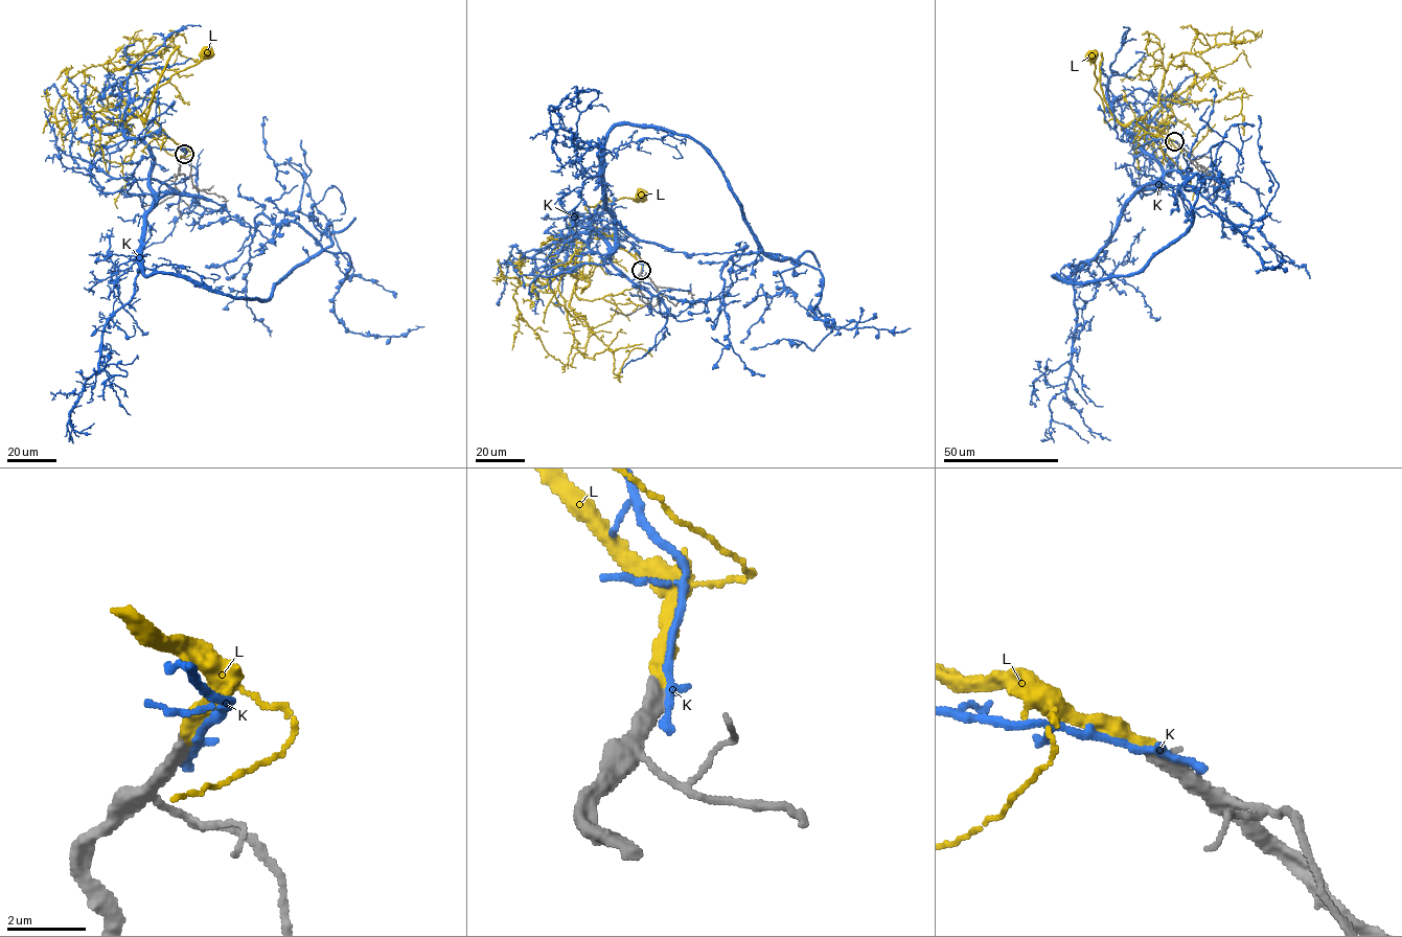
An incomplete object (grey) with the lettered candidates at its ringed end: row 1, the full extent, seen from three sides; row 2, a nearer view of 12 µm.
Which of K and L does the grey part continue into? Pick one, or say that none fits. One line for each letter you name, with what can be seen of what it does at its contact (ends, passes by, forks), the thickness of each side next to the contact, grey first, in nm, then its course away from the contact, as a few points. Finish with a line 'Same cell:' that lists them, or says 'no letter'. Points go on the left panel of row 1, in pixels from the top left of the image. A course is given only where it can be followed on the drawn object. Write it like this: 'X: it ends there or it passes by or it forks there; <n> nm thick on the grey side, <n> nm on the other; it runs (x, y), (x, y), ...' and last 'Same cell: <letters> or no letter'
L: it ends there; 400 nm thick on the grey side, 340 nm on the other; it runs (185, 154), (186, 150), (155, 122), (144, 120), (145, 115), (140, 114), (159, 87), (206, 53)
Same cell: L

